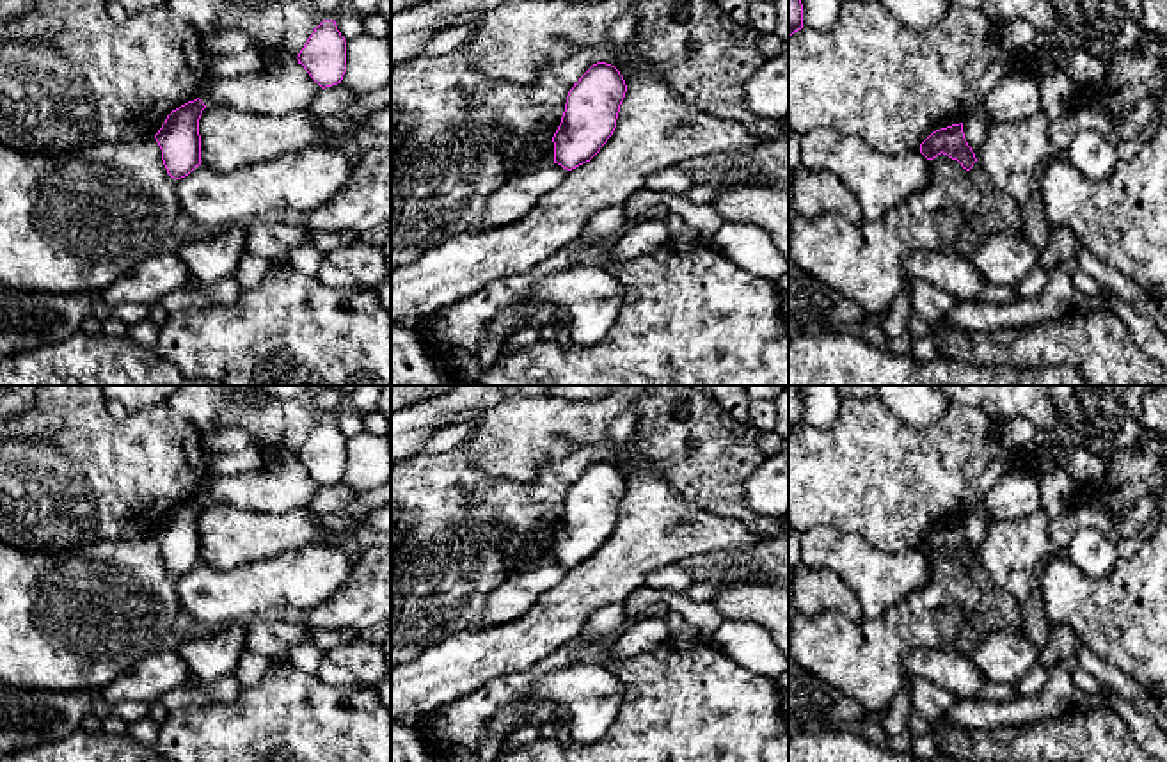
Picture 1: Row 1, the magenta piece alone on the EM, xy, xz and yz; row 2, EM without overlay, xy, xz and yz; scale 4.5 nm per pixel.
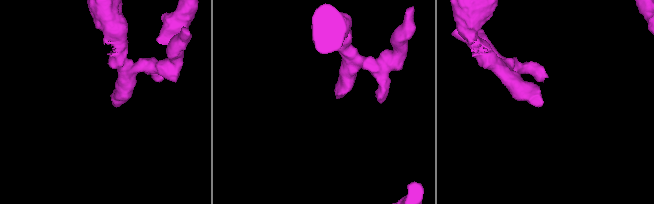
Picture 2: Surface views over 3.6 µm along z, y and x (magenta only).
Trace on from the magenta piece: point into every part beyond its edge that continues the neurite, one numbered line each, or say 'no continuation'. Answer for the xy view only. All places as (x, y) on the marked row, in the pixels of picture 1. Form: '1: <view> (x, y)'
no continuation

